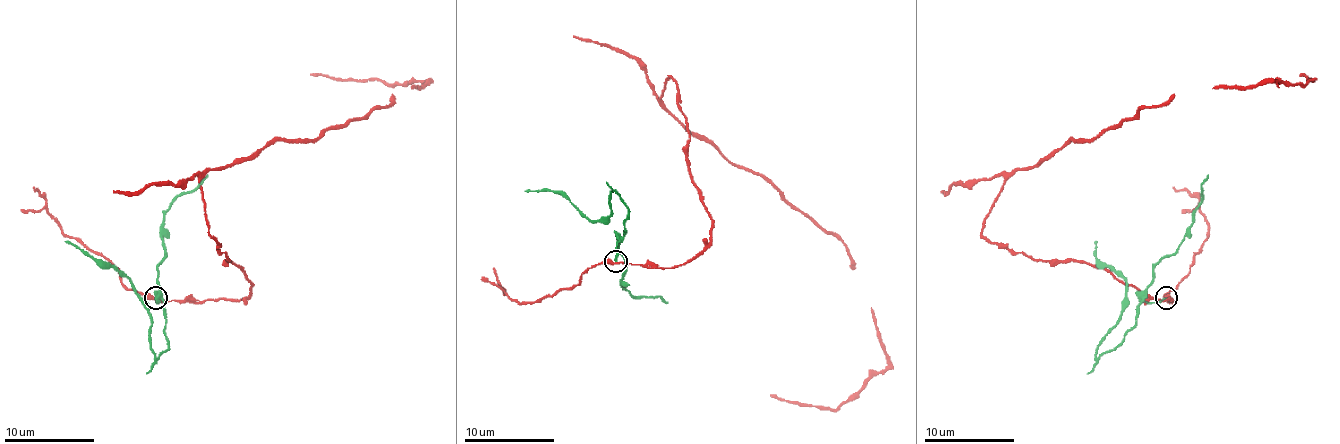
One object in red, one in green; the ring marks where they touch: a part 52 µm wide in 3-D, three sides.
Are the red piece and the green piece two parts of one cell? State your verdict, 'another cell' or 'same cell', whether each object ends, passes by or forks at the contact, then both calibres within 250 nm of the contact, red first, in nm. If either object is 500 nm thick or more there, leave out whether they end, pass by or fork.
another cell; red passes by; green ends there; 280 nm thick on the red side, 170 nm on the other

